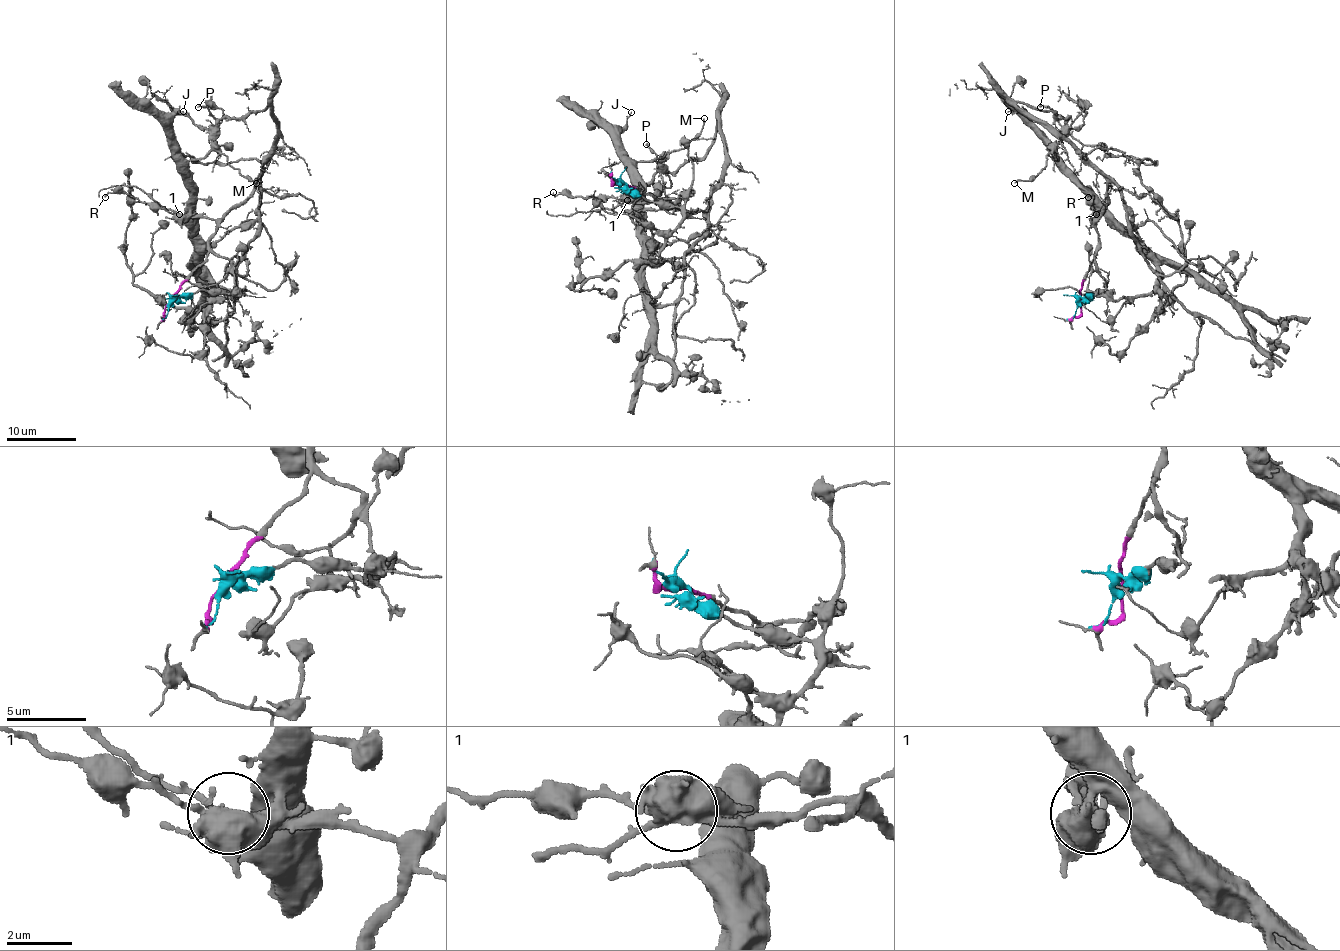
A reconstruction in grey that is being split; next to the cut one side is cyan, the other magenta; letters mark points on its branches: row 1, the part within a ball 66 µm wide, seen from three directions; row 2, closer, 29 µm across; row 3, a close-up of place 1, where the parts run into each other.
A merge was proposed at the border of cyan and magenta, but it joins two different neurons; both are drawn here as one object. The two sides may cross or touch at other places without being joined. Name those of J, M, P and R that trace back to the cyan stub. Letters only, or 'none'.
J, M, R

